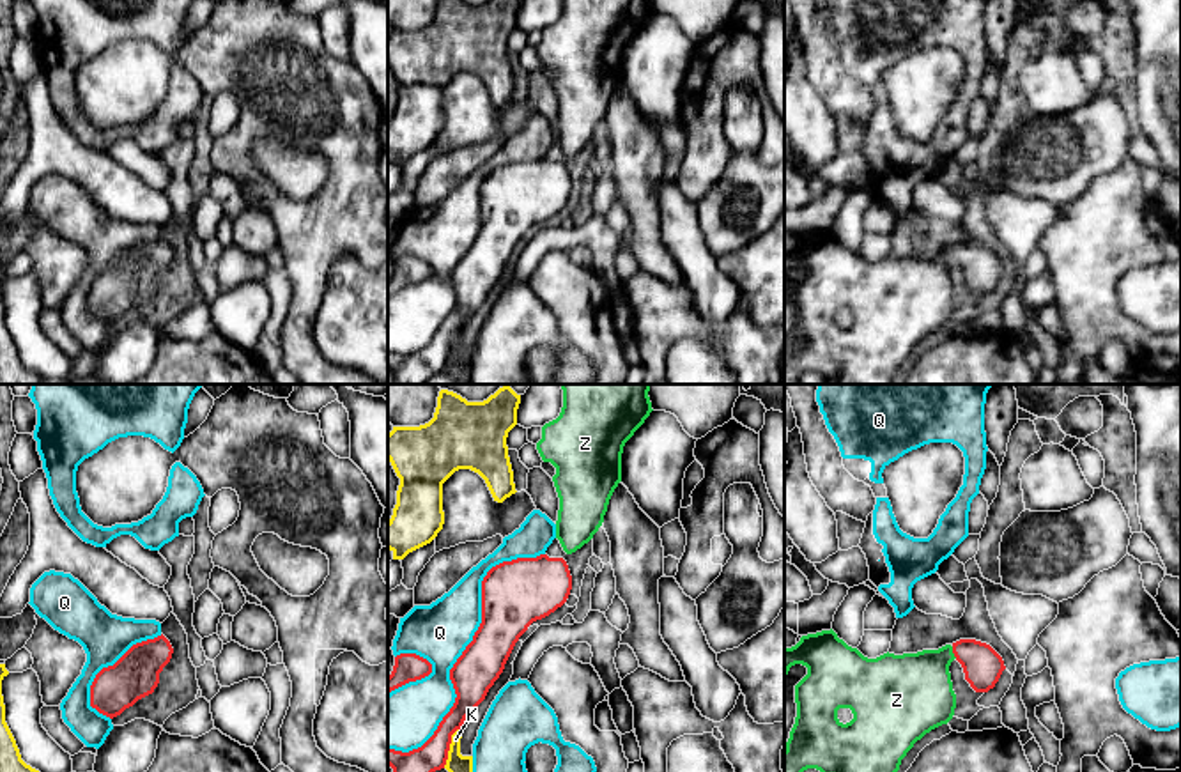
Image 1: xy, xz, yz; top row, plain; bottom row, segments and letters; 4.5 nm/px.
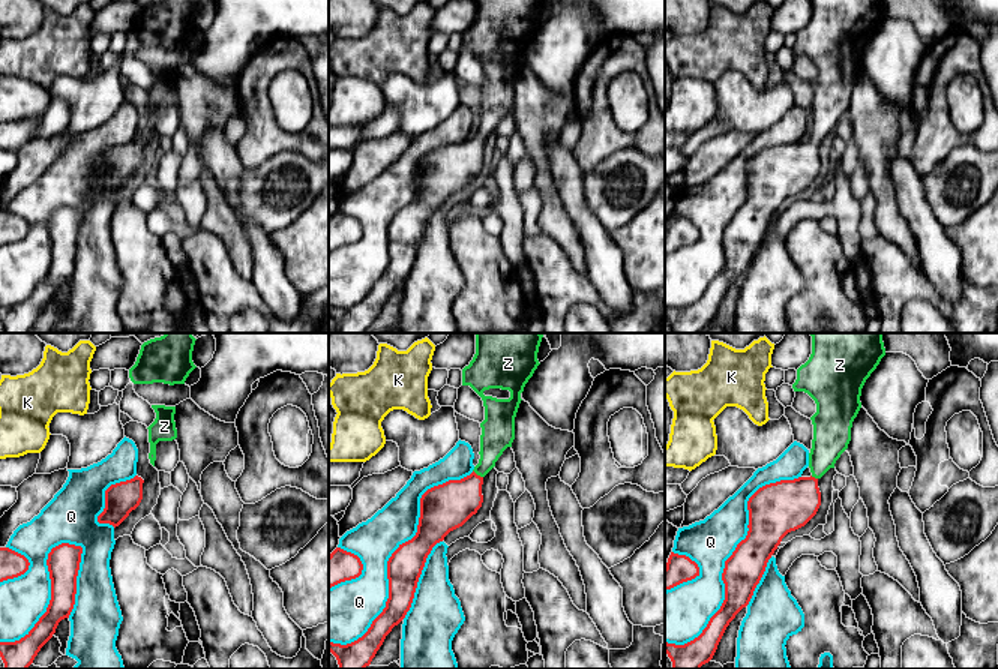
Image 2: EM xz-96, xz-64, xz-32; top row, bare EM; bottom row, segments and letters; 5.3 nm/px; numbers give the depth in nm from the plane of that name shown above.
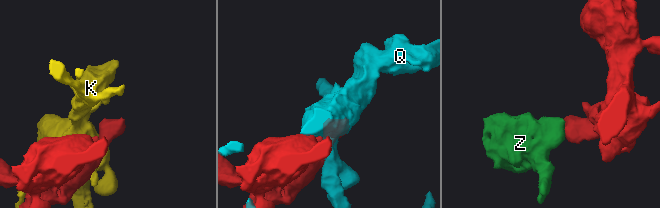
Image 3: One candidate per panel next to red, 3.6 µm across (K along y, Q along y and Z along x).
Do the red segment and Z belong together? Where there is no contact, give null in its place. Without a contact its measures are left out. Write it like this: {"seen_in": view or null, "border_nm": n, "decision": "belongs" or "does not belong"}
{"seen_in": "yz", "border_nm": 60, "decision": "belongs"}

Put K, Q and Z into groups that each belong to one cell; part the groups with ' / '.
K / Q / Z

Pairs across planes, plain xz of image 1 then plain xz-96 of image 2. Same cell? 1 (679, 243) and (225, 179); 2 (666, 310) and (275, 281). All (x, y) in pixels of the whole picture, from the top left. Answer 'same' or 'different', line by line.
1: same
2: different

